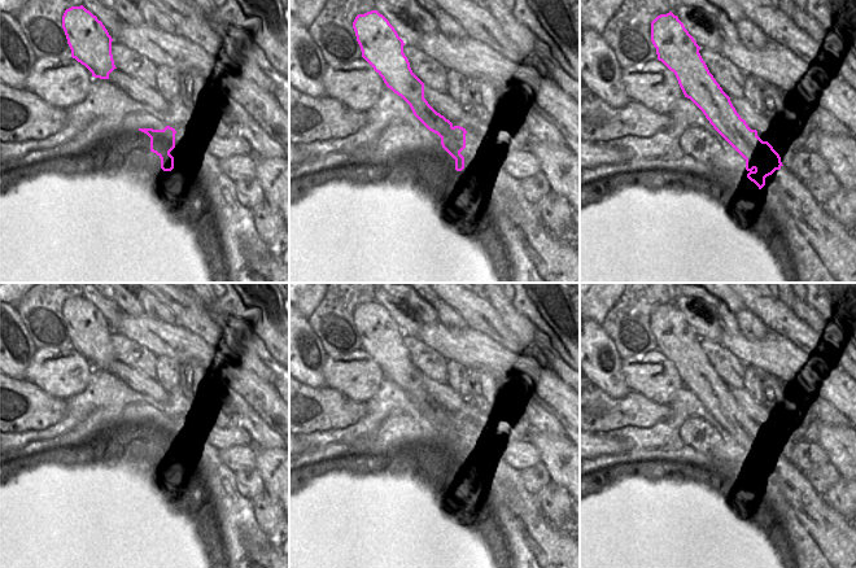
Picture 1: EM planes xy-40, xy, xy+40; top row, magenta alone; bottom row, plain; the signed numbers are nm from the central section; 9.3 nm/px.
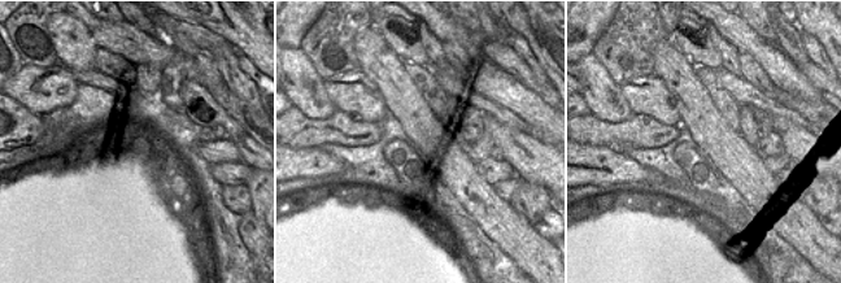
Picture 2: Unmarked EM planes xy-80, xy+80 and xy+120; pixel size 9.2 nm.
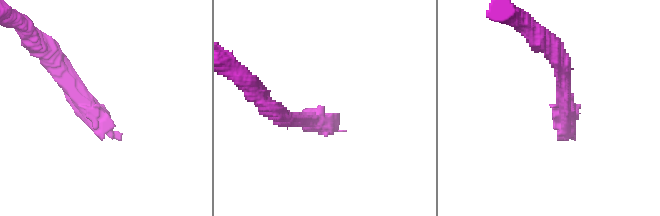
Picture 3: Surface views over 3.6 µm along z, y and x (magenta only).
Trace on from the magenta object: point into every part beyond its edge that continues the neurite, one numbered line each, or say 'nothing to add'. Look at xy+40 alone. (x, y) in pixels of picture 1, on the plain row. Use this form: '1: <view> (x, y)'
1: xy+40 (835, 536)

